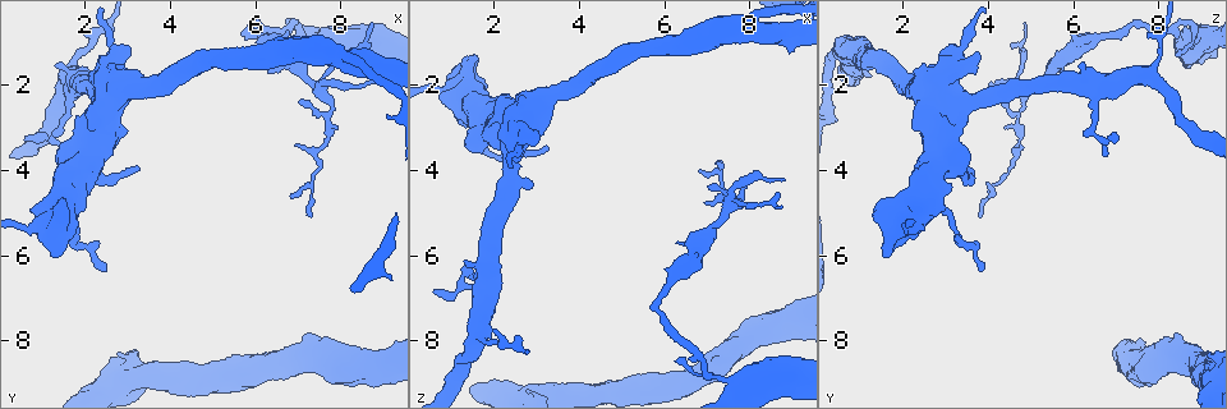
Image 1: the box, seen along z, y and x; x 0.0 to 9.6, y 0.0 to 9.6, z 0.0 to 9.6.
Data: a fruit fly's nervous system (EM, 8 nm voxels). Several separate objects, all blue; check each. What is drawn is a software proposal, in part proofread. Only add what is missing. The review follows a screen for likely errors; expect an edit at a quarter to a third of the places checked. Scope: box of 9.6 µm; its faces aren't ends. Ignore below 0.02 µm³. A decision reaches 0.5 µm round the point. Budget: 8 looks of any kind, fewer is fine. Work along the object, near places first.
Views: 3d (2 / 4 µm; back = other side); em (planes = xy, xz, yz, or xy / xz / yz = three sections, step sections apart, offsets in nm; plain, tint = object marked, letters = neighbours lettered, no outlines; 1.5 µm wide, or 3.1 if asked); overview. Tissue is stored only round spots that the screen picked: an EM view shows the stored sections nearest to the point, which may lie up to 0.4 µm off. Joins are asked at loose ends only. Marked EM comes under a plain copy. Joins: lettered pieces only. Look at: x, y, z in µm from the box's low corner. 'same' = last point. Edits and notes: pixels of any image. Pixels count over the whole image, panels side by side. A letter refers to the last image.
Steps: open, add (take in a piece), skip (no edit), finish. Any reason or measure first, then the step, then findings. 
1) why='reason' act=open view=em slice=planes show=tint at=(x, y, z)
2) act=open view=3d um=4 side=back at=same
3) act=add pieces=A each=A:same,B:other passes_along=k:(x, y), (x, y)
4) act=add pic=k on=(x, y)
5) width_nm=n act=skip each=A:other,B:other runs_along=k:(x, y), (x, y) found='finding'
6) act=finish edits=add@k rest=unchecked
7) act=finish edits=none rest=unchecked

why='an open end' act=open view=em slice=planes show=tint at=(8.75, 1.85, 4.15)

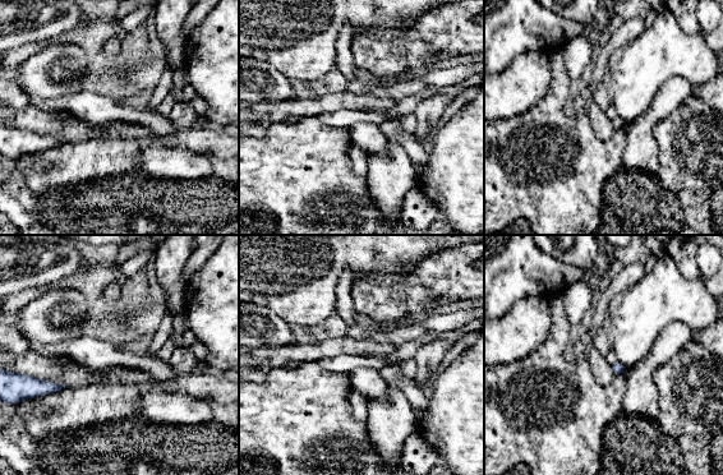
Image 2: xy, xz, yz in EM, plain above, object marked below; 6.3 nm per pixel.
why='see the neighbours' act=open view=em slice=planes show=letters at=same

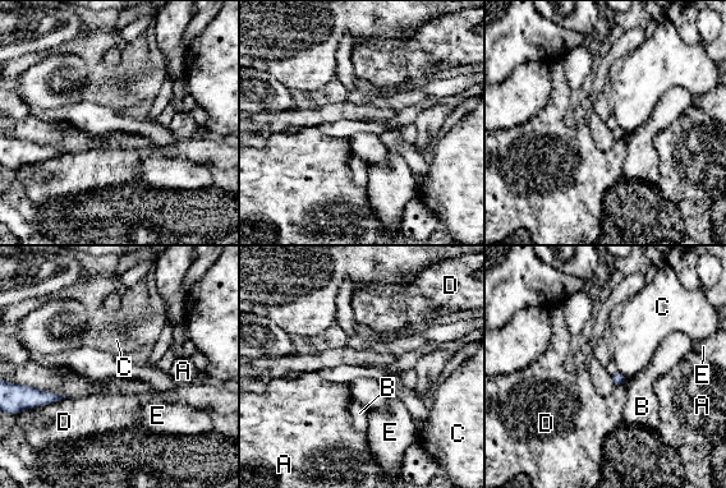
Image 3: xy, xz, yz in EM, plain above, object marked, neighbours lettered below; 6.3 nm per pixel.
act=skip each=A:other,B:other,C:other,D:other,E:other border=3:(619, 371), (626, 380) found='no lettered piece goes on from it'

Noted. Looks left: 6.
why='thin end' act=open view=3d um=4 at=(3.25, 3.95, 3.45)

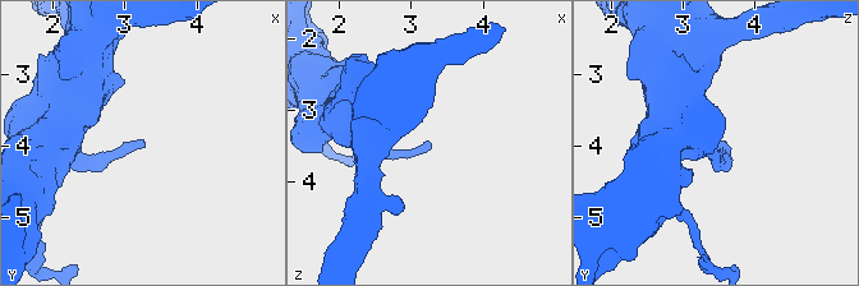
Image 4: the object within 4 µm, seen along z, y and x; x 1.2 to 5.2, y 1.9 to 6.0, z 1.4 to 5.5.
act=open view=em slice=planes show=letters at=(3.25, 3.90, 3.40)

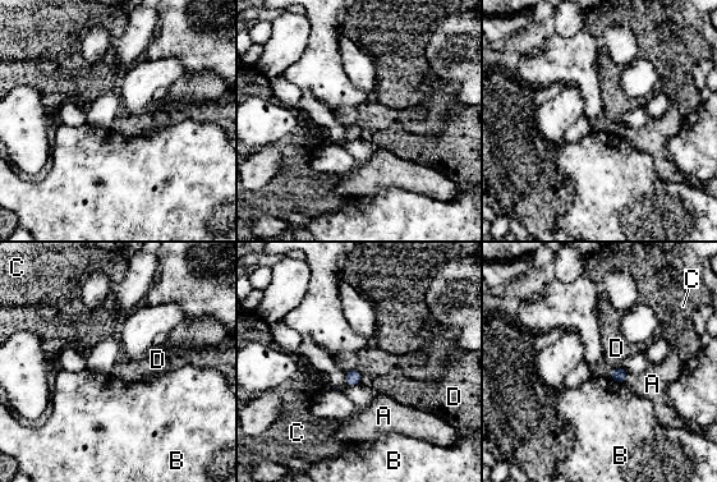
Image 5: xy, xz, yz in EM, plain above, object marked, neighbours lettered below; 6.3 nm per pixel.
width_nm=90 act=skip each=A:other,B:other,C:other,D:other border=5:(623, 367), (615, 367), (609, 377) found='none of them fits'

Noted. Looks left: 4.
why='thin end' act=open view=3d um=4 at=(0.65, 3.20, 6.75)

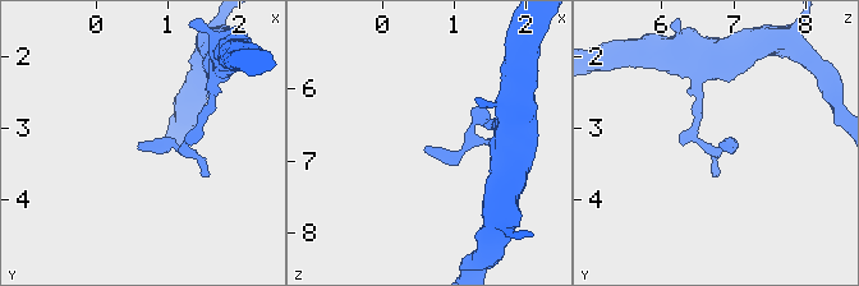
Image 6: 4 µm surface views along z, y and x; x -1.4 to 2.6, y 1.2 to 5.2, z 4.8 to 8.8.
act=open view=em slice=planes show=letters at=(0.60, 3.20, 6.75)

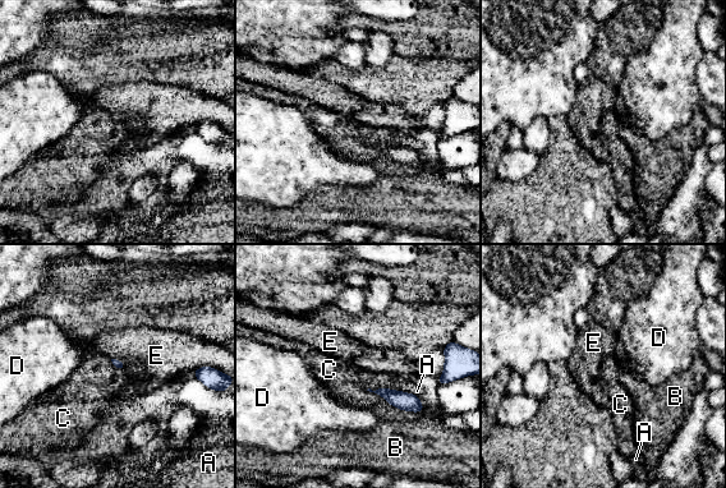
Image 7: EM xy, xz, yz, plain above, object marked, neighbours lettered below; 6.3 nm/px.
act=skip each=A:other,B:other,C:other,D:other,E:other border=7:(201, 366), (194, 371) found='no lettered piece goes on from it'

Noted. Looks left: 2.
act=finish edits=none rest=unchecked

